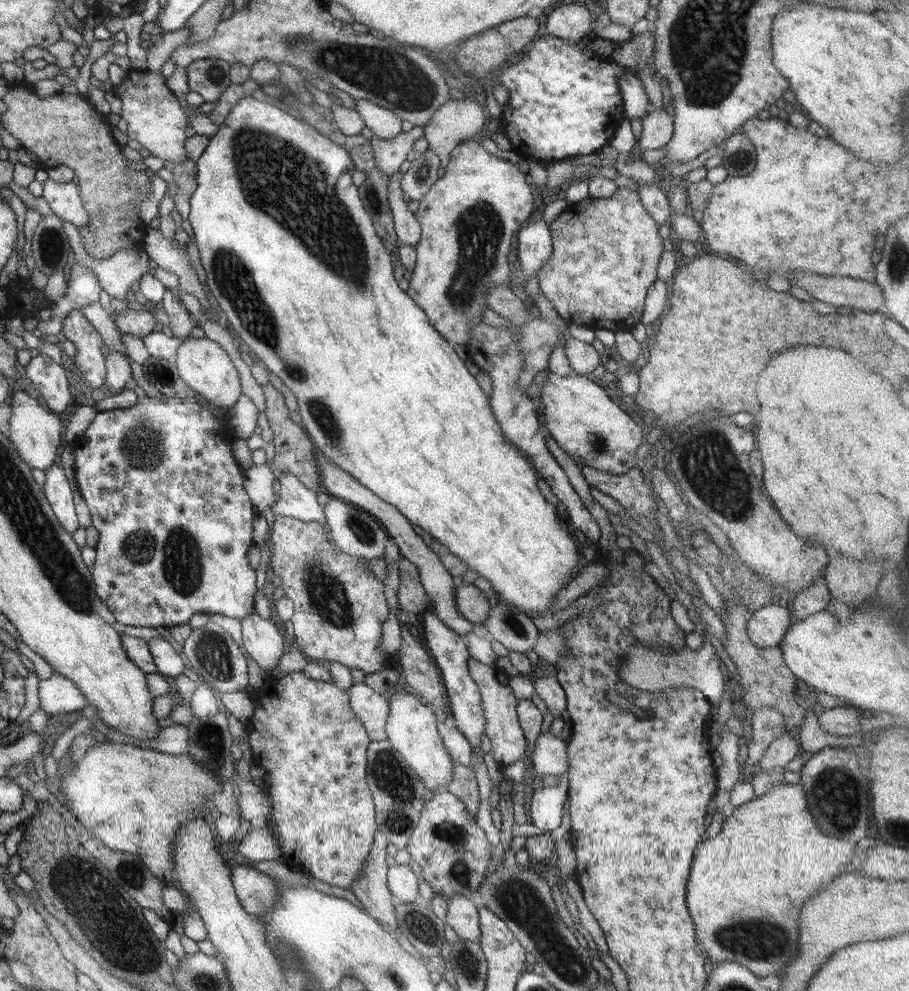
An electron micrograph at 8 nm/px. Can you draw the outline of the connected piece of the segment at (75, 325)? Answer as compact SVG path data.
M79 309L70 310L61 320L60 331L75 347L73 364L89 391L104 386L106 370L101 353L100 334L81 314Z

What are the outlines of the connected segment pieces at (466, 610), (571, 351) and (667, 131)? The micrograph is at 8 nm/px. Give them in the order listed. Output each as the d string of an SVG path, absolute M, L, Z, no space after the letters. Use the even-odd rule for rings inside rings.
M456 579L454 601L456 609L471 625L483 625L483 621L488 618L489 603L473 583L465 584Z
M567 335L562 341L561 348L565 351L571 368L577 375L593 373L600 362L605 360L605 356L598 354L589 344L585 344Z
M665 109L648 111L642 116L642 131L638 150L655 150L664 148L672 137L673 117Z

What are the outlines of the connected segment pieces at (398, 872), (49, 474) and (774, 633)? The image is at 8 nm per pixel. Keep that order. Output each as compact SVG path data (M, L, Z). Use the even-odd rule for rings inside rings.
M394 864L386 870L386 885L395 901L413 903L419 901L417 876L407 865Z
M58 462L51 463L44 470L43 495L50 505L58 524L71 534L79 528L72 502L70 482Z
M774 603L759 607L747 619L745 632L756 647L773 648L778 646L790 626L787 609Z

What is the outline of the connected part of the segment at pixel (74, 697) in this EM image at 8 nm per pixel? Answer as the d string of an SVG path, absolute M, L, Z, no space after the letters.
M53 672L47 679L39 679L37 685L39 707L48 717L79 711L87 706L87 699L75 683Z

